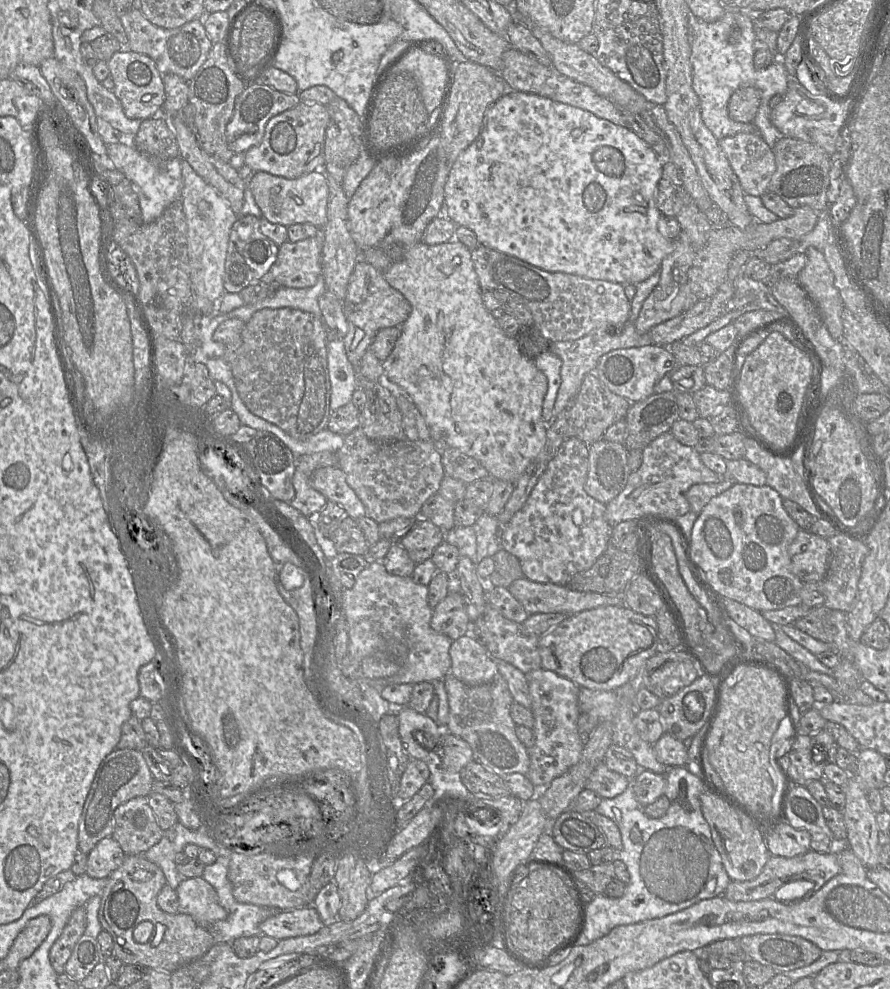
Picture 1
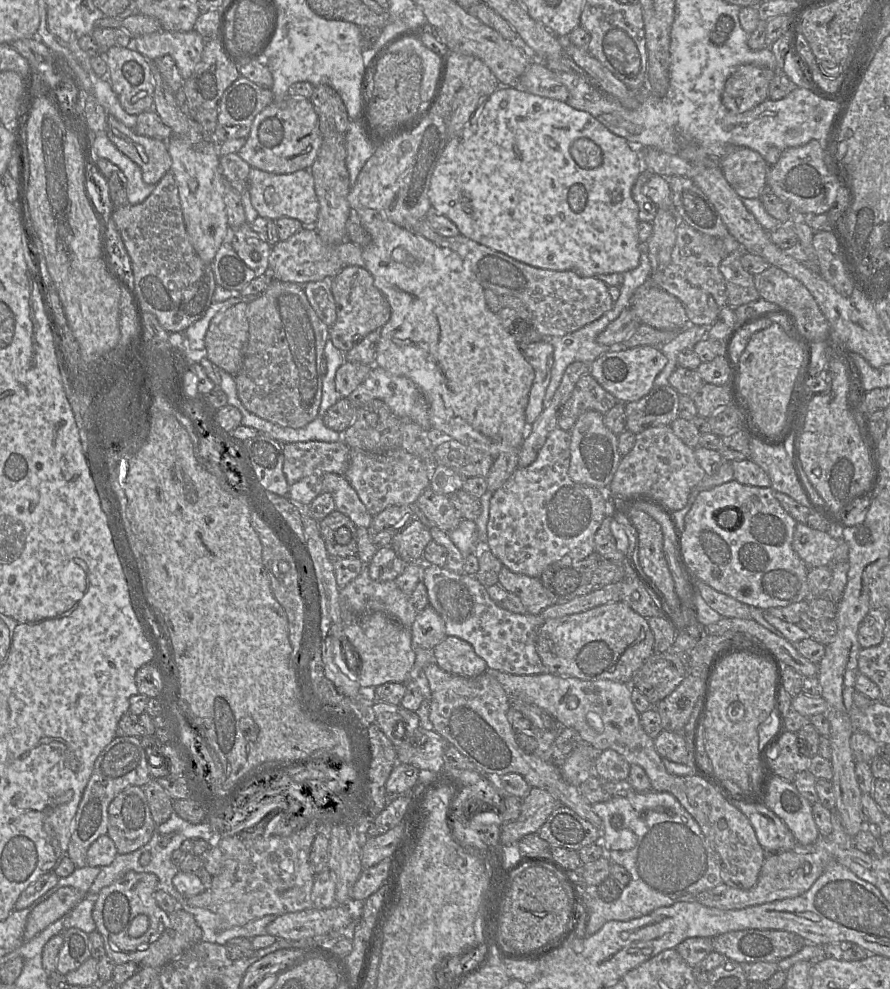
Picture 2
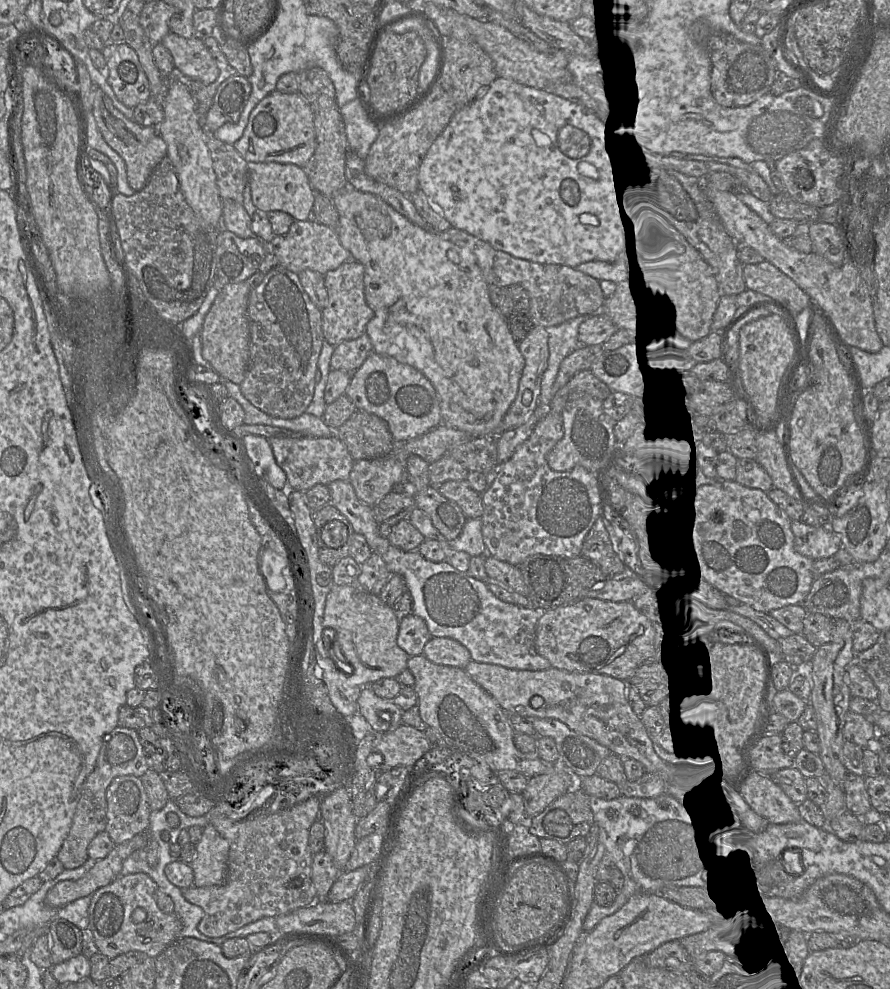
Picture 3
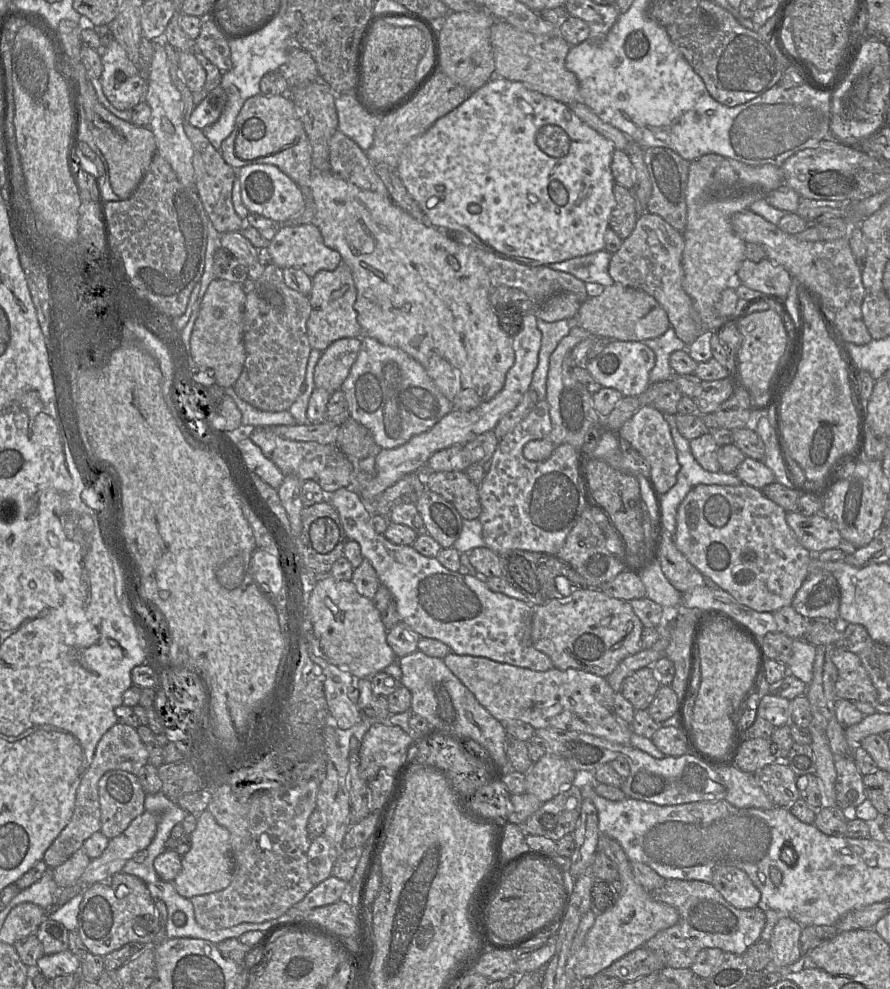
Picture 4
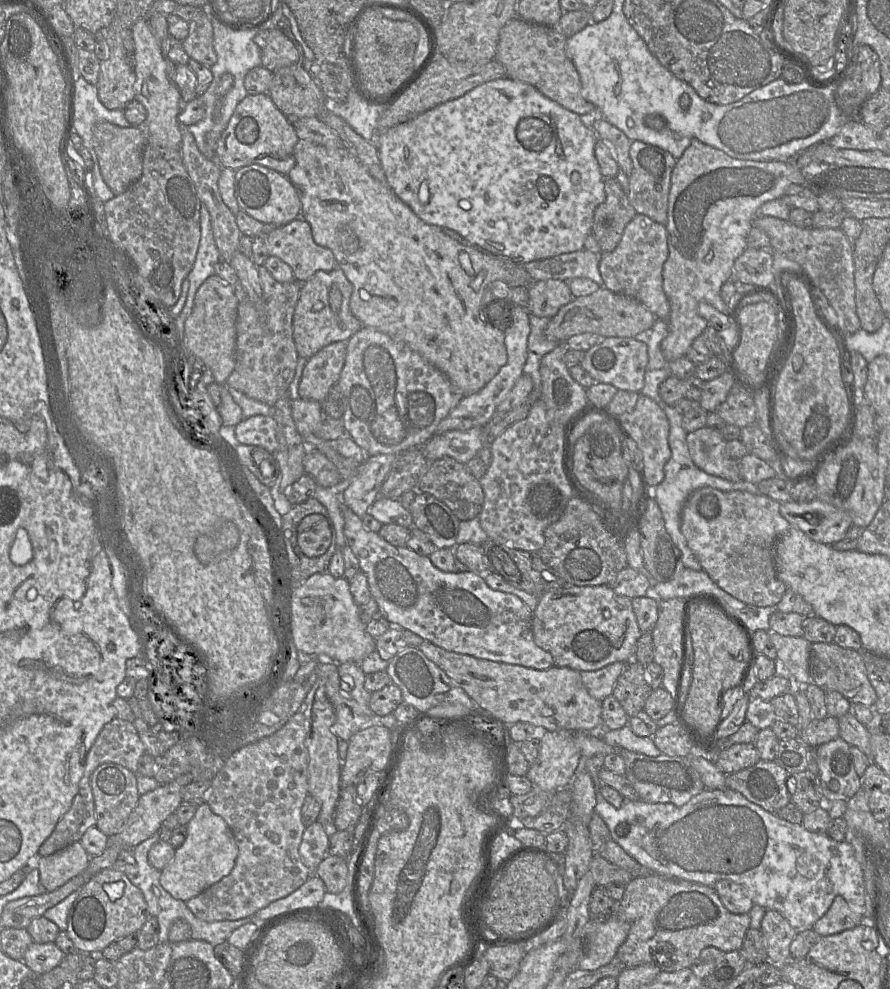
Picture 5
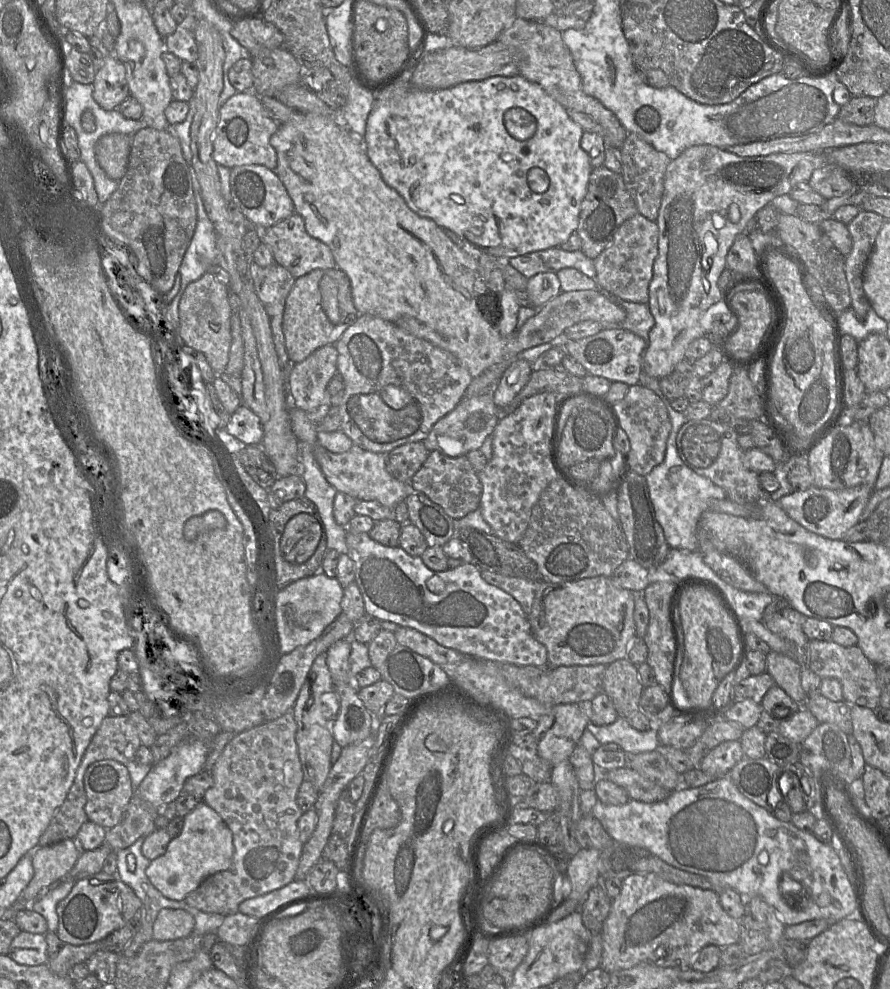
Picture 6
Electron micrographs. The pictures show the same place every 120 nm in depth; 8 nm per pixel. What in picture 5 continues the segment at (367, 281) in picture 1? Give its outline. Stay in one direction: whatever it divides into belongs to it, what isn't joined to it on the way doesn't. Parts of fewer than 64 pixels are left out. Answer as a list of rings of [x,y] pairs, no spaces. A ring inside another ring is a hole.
[[[339,267],[331,271],[317,271],[311,278],[301,285],[300,295],[293,314],[293,339],[299,357],[310,358],[323,347],[338,341],[348,341],[351,336],[358,332],[363,324],[350,311],[350,298],[353,292],[353,285],[347,279]],[[336,286],[342,294],[342,303],[339,312],[334,312],[329,304],[329,291]]]

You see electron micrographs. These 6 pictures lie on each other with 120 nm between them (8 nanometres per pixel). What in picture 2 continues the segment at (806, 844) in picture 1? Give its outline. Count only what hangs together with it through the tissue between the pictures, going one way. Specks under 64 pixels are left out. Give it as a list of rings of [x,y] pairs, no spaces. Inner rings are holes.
[[[731,801],[731,804],[748,818],[767,854],[790,851],[799,844],[785,823],[765,805],[739,801]]]

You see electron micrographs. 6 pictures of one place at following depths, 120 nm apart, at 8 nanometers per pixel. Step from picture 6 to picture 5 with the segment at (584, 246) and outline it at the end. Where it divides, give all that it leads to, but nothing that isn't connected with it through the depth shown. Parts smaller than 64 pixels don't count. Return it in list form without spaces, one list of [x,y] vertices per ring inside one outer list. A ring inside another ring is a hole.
[[[605,178],[604,190],[606,198],[594,211],[591,231],[602,255],[616,248],[625,227],[637,214],[616,178]]]

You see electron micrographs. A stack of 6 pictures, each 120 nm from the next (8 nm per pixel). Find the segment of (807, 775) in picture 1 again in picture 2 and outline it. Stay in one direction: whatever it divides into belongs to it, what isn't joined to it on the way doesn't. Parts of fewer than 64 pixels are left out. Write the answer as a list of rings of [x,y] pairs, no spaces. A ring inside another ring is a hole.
[[[784,732],[776,745],[767,751],[773,775],[792,782],[796,774],[807,771],[810,759],[799,751],[796,732]]]

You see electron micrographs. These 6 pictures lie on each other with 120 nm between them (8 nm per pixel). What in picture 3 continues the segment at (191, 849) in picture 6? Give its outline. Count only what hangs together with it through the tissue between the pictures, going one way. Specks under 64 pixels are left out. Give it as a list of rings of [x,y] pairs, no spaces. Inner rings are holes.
[[[209,823],[203,827],[202,837],[195,847],[197,854],[190,864],[194,874],[193,886],[223,884],[227,877],[228,841]]]

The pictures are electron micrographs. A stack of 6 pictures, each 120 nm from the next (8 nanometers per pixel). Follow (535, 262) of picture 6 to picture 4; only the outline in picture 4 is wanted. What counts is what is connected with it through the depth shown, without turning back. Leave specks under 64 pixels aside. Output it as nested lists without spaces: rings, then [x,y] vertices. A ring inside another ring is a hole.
[[[601,250],[546,266],[553,270],[569,273],[585,283],[599,283],[606,287],[615,283],[608,272],[612,254]]]

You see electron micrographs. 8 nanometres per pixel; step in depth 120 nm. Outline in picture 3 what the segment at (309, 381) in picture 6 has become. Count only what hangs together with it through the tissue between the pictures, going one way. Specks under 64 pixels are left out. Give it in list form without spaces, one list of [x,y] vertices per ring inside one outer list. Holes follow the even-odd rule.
[[[366,333],[354,340],[344,341],[334,348],[330,361],[331,370],[355,372],[373,351]]]

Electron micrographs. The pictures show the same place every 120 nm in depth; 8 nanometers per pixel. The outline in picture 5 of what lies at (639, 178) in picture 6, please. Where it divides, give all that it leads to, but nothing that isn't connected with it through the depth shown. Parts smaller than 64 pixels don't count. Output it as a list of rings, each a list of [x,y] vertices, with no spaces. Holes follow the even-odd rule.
[[[638,140],[631,143],[630,158],[632,160],[632,171],[628,175],[629,202],[638,214],[644,214],[655,222],[666,225],[671,174],[677,160],[662,148]]]

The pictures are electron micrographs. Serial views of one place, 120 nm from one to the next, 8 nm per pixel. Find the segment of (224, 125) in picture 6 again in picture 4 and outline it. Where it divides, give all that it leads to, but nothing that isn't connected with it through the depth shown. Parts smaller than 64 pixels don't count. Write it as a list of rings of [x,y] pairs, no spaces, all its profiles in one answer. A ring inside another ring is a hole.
[[[258,94],[247,99],[237,116],[232,133],[223,141],[220,152],[224,160],[236,170],[252,164],[277,166],[299,186],[305,199],[304,210],[299,215],[283,222],[282,225],[314,224],[316,206],[310,187],[312,178],[312,147],[295,105],[288,95],[265,96]]]

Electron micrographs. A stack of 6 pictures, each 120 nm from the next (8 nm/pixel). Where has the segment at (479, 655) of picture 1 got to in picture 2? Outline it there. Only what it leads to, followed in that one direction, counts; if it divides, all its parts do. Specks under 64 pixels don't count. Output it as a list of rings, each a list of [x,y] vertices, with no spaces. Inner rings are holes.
[[[446,636],[433,649],[435,663],[444,671],[462,677],[475,677],[488,669],[473,647],[455,636]]]

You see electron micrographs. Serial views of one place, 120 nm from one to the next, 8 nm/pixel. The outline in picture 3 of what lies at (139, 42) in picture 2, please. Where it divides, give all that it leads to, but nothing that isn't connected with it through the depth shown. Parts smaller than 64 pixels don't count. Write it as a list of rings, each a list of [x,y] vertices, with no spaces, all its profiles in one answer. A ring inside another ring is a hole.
[[[169,32],[159,43],[172,55],[176,77],[210,84],[219,76],[219,69],[203,40]]]

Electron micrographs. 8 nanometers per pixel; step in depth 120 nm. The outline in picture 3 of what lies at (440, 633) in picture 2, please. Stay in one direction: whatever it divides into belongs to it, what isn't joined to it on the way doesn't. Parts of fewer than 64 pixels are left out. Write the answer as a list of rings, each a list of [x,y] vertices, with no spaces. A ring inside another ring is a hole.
[[[410,614],[400,620],[397,644],[409,657],[422,655],[425,644],[432,638],[425,621],[419,616]]]

